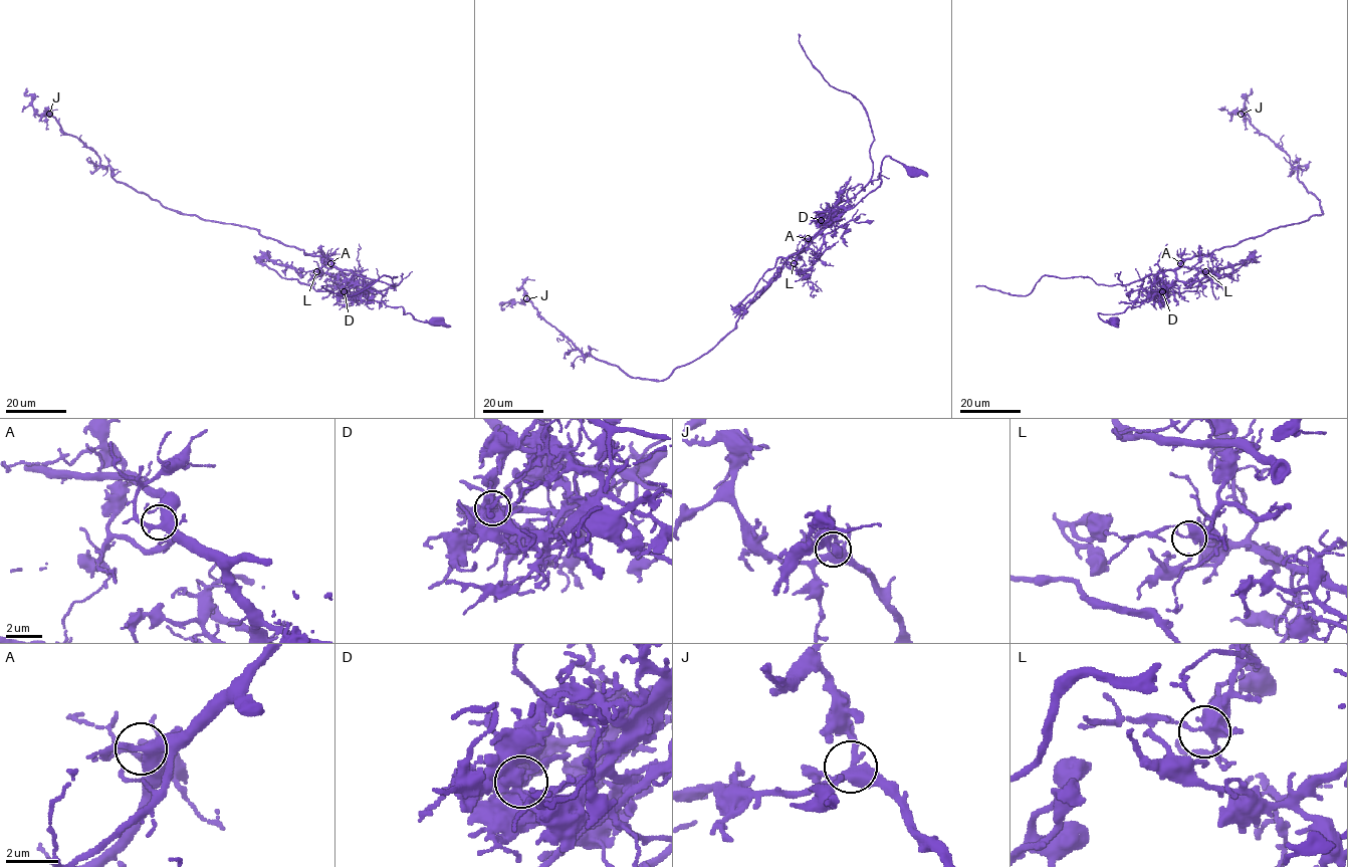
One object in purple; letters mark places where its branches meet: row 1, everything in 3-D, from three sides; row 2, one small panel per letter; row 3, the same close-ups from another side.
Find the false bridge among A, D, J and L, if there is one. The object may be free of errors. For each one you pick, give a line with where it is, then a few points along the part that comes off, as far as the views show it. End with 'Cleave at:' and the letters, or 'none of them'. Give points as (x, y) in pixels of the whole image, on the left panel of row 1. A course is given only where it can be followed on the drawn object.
D: (344, 291) | (344, 291), (352, 273), (324, 256), (177, 213), (118, 182), (93, 151), (39, 115), (26, 87)
Cleave at: D

